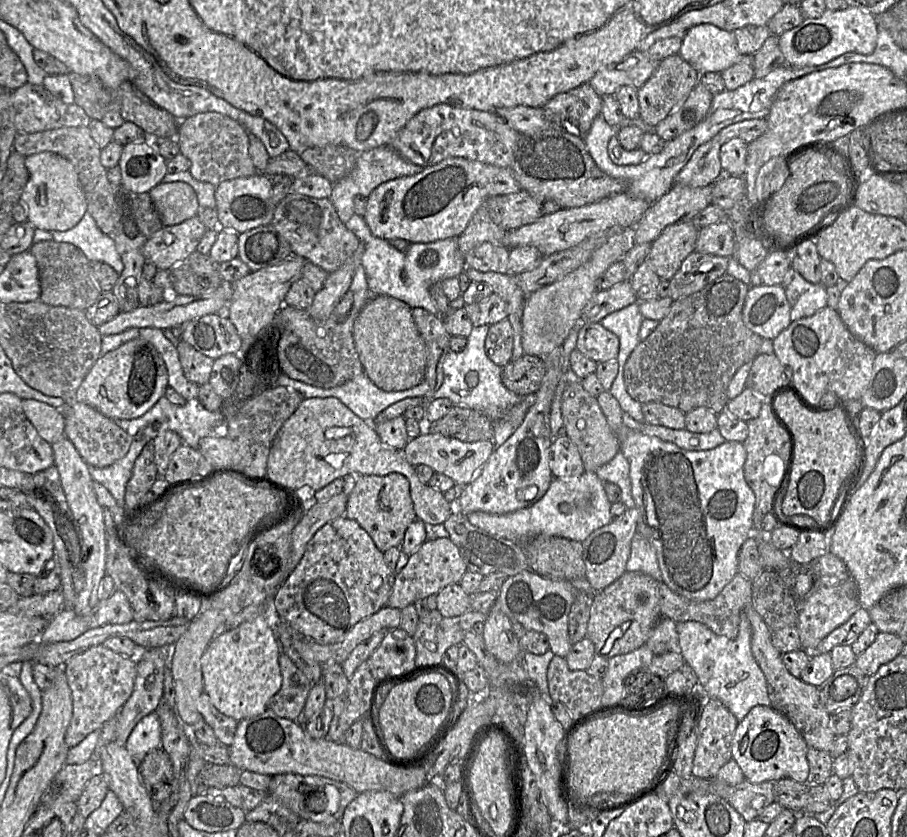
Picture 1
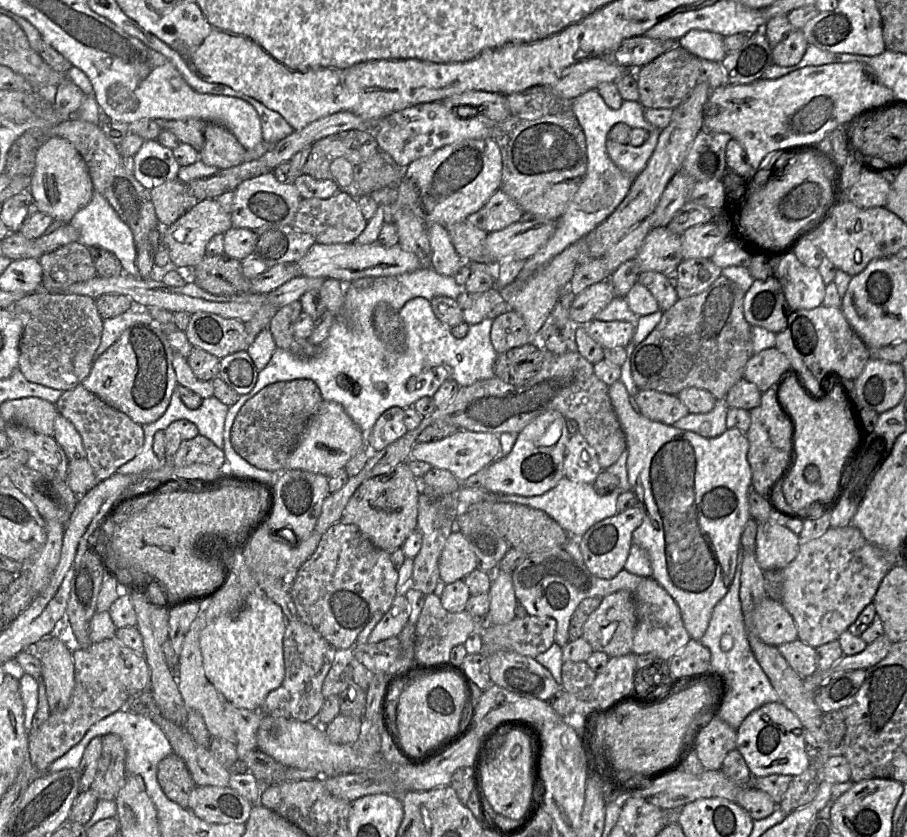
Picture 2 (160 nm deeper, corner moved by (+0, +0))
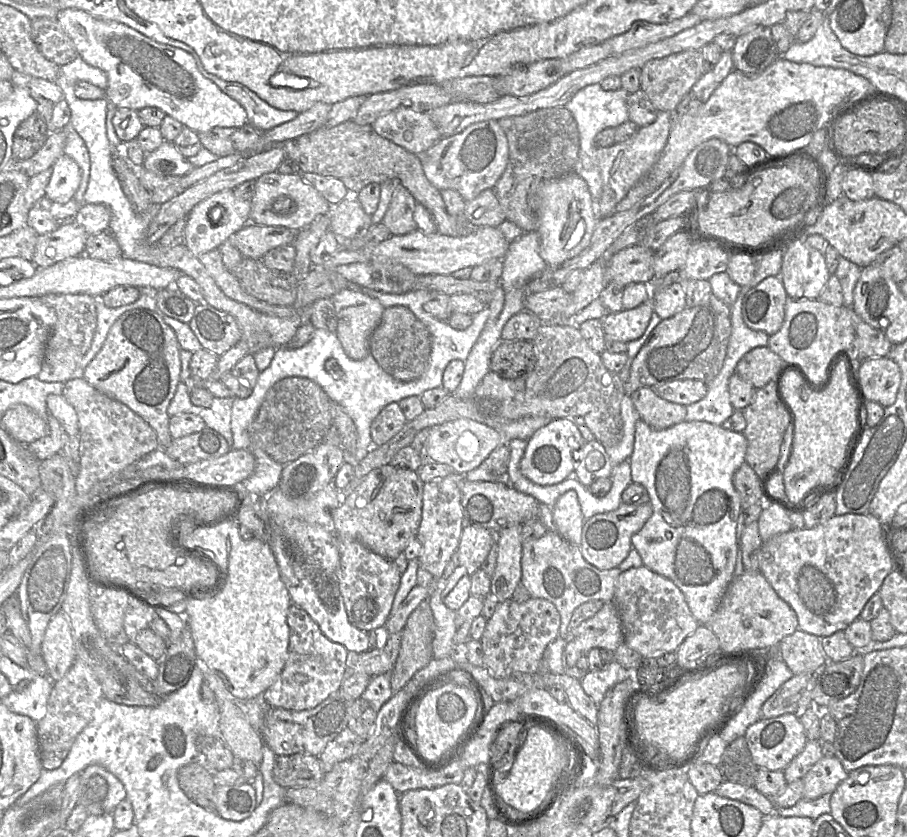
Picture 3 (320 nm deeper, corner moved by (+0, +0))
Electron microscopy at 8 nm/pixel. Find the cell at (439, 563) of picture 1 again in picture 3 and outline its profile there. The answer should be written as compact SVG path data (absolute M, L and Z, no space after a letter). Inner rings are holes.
M470 525L462 529L455 559L458 565L466 568L469 575L481 568L489 551L496 544L495 534L479 526Z

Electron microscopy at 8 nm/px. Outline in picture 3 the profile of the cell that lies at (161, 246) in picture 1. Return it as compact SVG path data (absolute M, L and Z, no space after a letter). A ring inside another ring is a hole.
M233 190L217 192L194 206L186 218L184 244L197 257L217 249L250 223L251 201L238 198Z

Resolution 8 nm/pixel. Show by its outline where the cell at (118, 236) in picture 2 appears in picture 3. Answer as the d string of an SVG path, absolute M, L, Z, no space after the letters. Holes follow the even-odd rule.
M58 83L63 92L64 99L71 110L70 125L76 130L83 141L90 156L90 177L88 187L84 196L85 204L102 204L109 208L111 219L108 232L110 232L119 244L124 257L144 262L150 265L160 266L158 260L158 243L149 244L146 242L146 231L160 209L159 204L152 204L144 213L136 213L130 201L122 190L122 186L112 167L114 149L110 144L106 132L106 115L108 105L112 106L106 97L96 100L80 99L73 94L64 83Z

